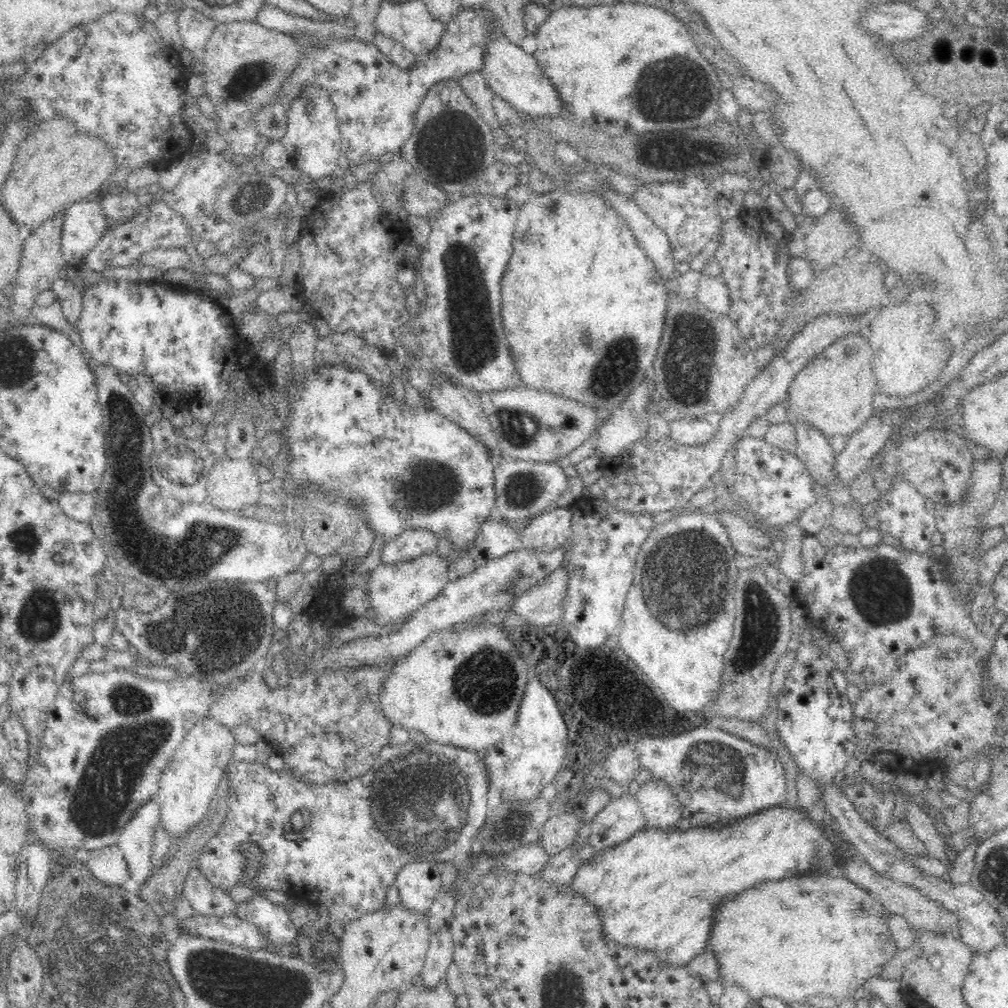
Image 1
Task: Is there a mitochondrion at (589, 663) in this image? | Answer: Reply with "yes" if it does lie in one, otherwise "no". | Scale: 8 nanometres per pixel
no

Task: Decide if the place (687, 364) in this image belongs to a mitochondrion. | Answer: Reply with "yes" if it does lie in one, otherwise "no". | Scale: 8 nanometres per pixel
yes

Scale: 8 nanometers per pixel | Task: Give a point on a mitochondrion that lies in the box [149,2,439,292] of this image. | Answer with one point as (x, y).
(247, 78)

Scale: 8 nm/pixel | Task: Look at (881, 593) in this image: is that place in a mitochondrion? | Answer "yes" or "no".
yes

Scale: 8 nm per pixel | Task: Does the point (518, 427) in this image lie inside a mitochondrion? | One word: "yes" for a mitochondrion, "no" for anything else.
yes

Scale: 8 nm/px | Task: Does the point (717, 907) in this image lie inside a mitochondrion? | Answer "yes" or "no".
no

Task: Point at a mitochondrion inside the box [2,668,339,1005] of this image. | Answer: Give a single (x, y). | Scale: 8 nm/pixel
(108, 785)

